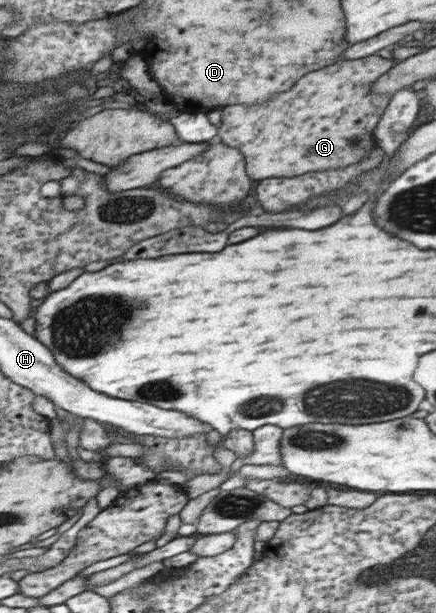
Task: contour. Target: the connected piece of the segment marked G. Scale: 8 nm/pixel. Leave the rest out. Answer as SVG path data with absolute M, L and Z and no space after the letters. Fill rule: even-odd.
M385 53L337 61L303 76L294 84L291 93L283 91L275 101L224 106L217 139L241 150L251 177L257 180L299 177L357 163L373 146L379 146L374 133L392 97L374 93L373 85L379 76L394 67L395 62ZM303 103L311 107L311 111L305 111Z

